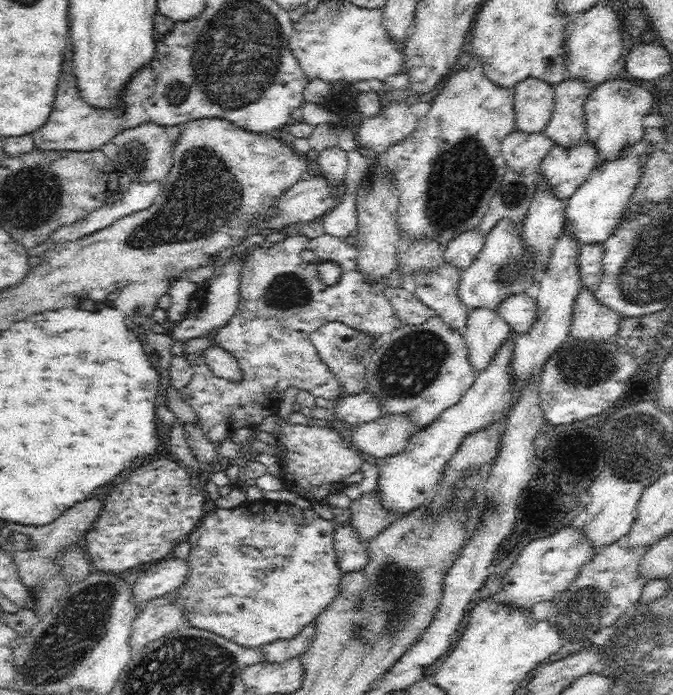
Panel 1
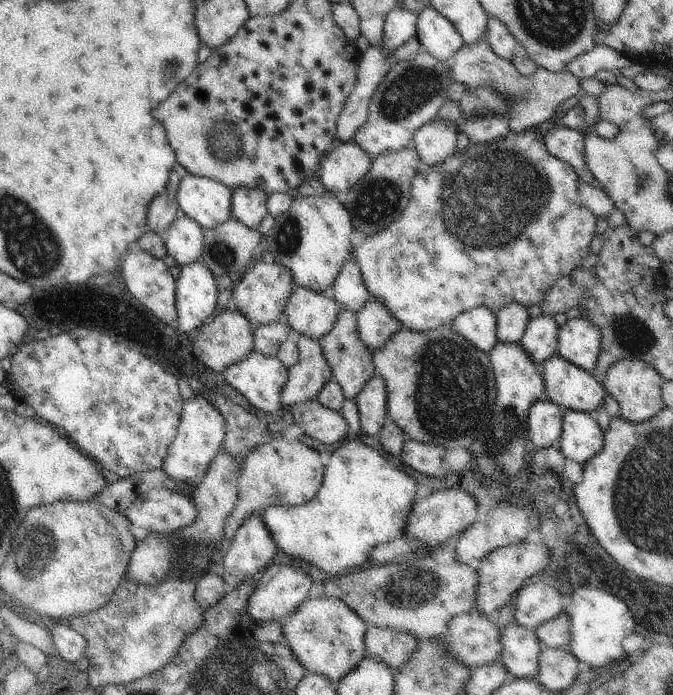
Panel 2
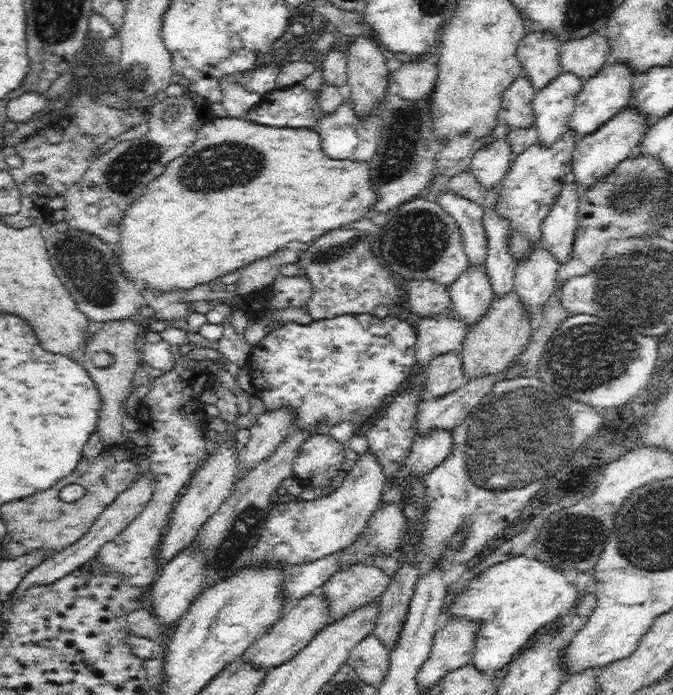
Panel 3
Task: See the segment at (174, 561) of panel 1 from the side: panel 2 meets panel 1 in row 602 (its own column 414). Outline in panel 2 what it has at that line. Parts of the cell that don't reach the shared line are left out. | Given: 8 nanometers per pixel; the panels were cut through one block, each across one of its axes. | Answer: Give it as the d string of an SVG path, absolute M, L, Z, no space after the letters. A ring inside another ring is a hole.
M433 120L414 132L414 150L421 160L421 167L440 166L456 152L460 127L452 120Z

